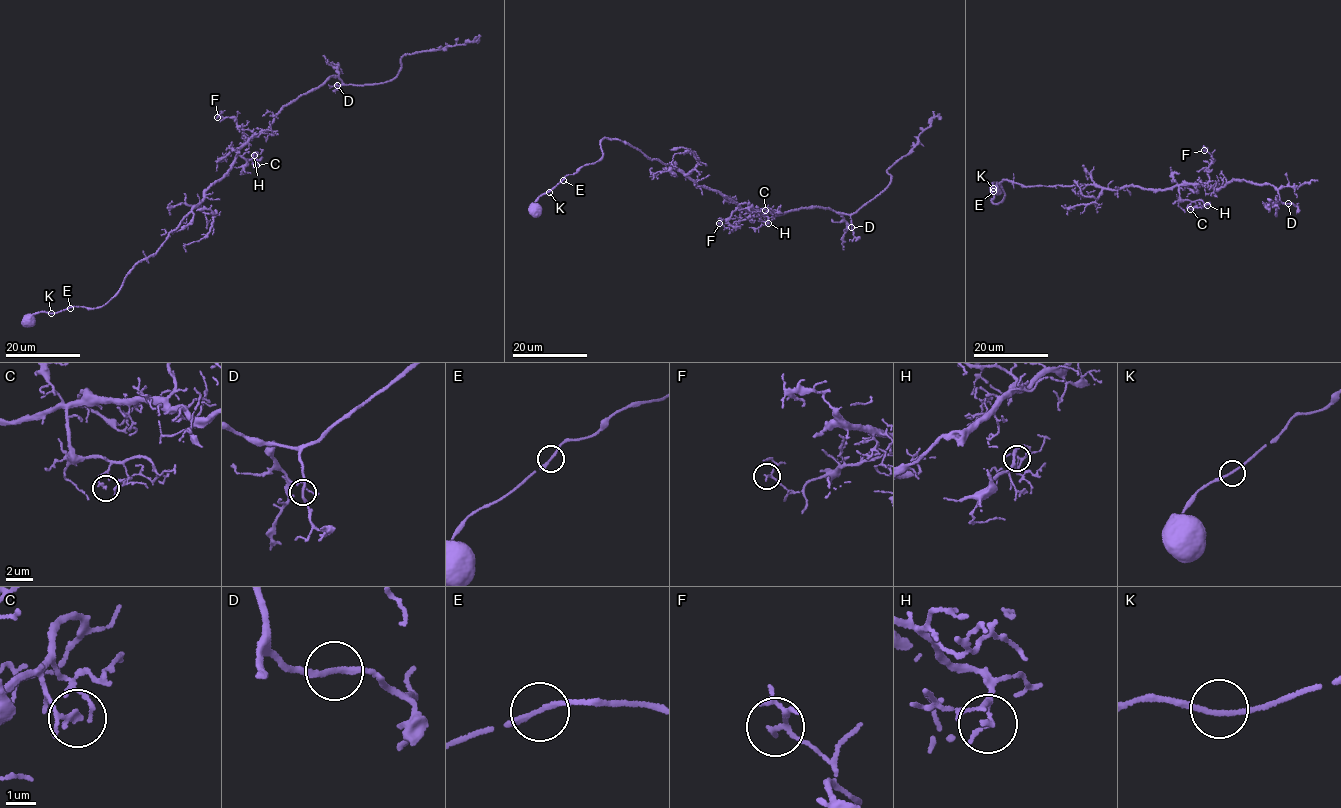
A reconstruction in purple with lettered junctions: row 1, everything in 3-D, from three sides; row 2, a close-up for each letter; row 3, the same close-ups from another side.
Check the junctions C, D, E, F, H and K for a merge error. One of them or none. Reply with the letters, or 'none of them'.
none of them

